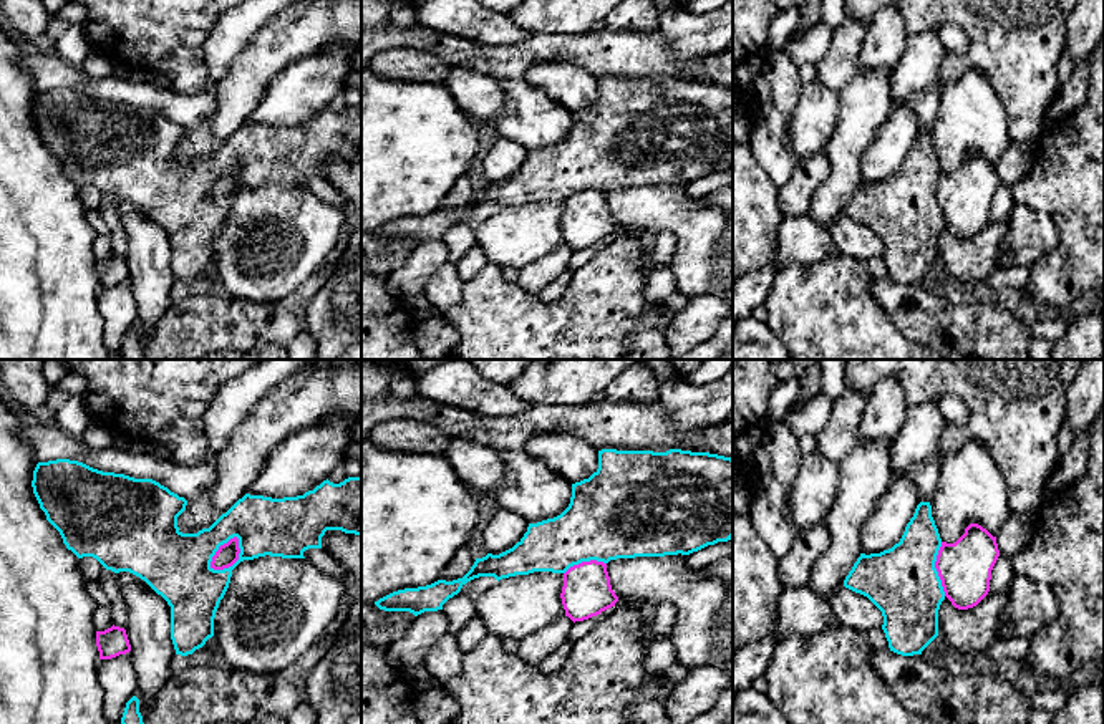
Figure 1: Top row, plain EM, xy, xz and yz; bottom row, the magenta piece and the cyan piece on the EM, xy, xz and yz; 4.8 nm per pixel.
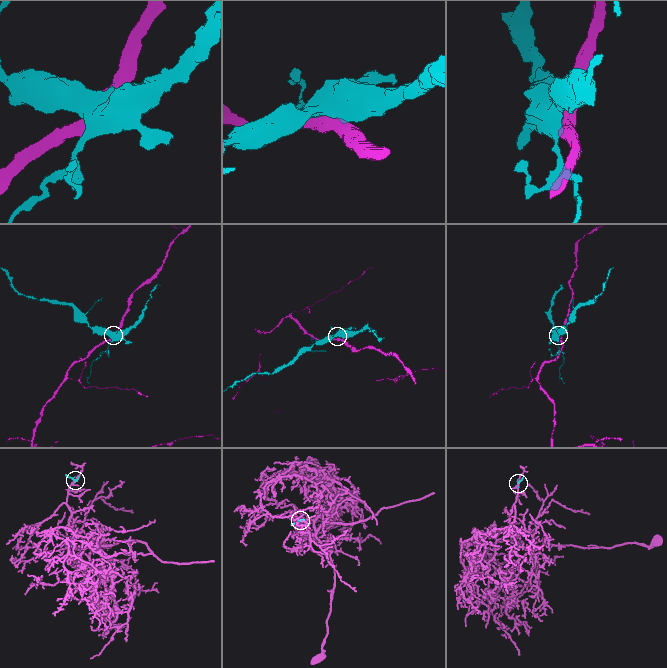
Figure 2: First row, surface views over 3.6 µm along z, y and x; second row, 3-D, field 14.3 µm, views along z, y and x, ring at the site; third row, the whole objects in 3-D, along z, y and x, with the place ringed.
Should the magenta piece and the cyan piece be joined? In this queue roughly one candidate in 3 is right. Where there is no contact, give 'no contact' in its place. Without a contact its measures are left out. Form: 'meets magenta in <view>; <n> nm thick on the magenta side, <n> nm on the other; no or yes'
meets magenta in xy; 110 nm thick on the magenta side, 320 nm on the other; no

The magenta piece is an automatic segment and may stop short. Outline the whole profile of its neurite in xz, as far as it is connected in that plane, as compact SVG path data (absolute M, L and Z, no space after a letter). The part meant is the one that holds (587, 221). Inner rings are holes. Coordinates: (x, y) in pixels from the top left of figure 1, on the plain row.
M597 189L582 191L564 202L560 227L565 245L574 252L597 245L618 230L610 214L607 192Z

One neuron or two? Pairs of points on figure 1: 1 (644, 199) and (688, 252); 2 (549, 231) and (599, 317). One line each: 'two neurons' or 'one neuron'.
1: one neuron
2: two neurons

